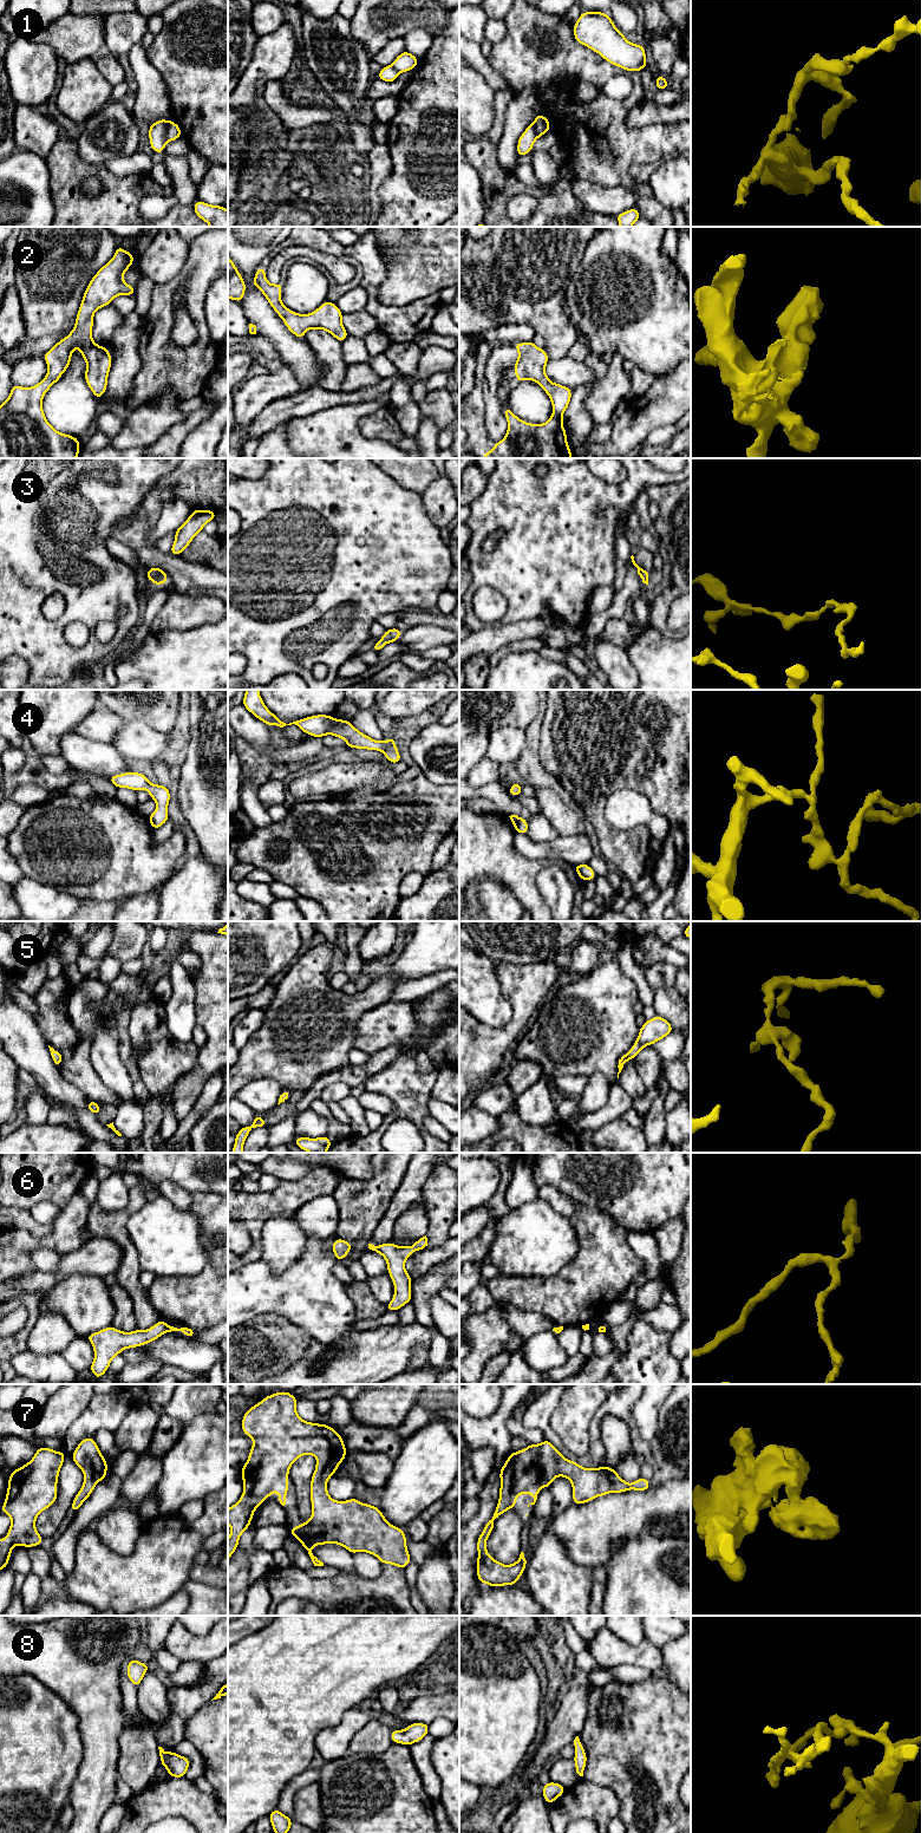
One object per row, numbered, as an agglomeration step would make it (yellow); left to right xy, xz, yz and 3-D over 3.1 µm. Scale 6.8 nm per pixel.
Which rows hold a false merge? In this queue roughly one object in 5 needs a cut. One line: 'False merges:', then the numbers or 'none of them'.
False merges: 1

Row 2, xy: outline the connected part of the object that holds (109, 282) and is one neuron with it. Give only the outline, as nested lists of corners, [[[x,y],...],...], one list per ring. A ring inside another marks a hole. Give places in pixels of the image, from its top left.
[[[117,247],[113,257],[104,265],[89,282],[77,313],[73,330],[41,355],[47,363],[46,377],[34,386],[13,385],[8,398],[0,405],[0,458],[77,458],[80,448],[77,437],[57,431],[46,419],[43,410],[45,393],[68,368],[72,352],[79,348],[86,361],[85,381],[96,398],[100,398],[107,386],[112,358],[107,347],[97,345],[92,339],[93,315],[118,295],[135,295],[135,287],[126,285],[124,273],[135,263],[133,254]]]

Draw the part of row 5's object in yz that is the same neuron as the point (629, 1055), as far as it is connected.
[[[655,1016],[652,1019],[645,1020],[645,1024],[640,1028],[638,1039],[635,1041],[633,1046],[627,1054],[622,1055],[619,1059],[618,1078],[627,1061],[634,1059],[635,1056],[642,1049],[645,1049],[646,1045],[653,1045],[658,1041],[668,1036],[672,1032],[672,1030],[673,1028],[671,1023],[660,1016]]]

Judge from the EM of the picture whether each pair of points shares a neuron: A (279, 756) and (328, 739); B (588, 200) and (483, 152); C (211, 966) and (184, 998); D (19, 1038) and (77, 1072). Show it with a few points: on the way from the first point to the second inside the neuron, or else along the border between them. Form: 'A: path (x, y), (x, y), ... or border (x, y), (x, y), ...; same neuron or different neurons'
A: border (319, 738), (327, 747); different neurons
B: border (569, 183), (574, 196), (592, 213); different neurons
C: border (193, 983), (196, 1013); different neurons
D: border (57, 1068), (60, 1075), (77, 1088); different neurons

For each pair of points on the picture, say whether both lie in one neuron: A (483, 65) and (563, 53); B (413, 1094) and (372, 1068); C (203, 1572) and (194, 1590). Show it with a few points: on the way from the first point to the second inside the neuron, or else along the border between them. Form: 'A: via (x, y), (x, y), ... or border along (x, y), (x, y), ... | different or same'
A: border along (488, 60), (504, 79), (507, 86) | different
B: border along (402, 1056), (373, 1074), (364, 1083) | different
C: border along (189, 1578), (215, 1587) | different

